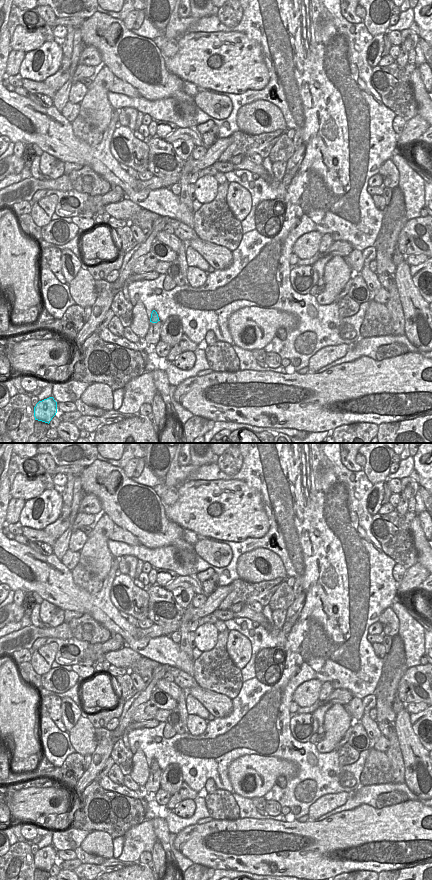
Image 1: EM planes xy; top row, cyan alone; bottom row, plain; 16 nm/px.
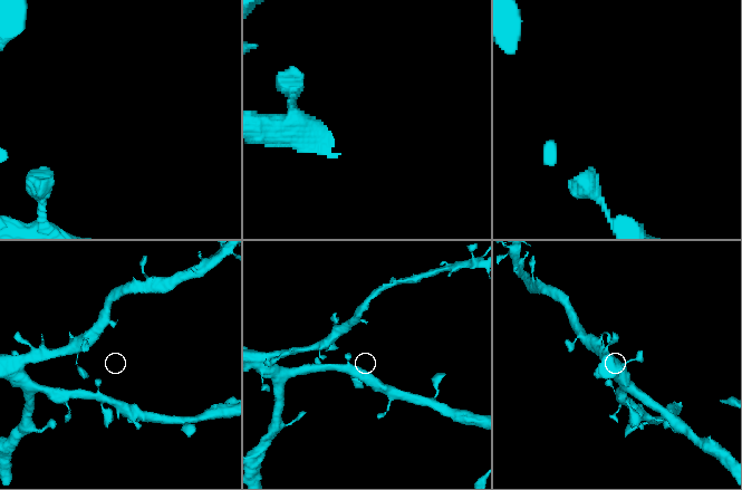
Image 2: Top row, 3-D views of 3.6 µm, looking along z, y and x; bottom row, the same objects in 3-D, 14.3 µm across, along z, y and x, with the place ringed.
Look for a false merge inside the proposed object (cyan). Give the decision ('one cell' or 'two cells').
one cell

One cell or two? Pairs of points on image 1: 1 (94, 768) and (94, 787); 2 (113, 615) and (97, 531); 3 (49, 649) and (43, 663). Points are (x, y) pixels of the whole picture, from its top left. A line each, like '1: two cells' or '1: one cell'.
1: two cells
2: two cells
3: one cell

